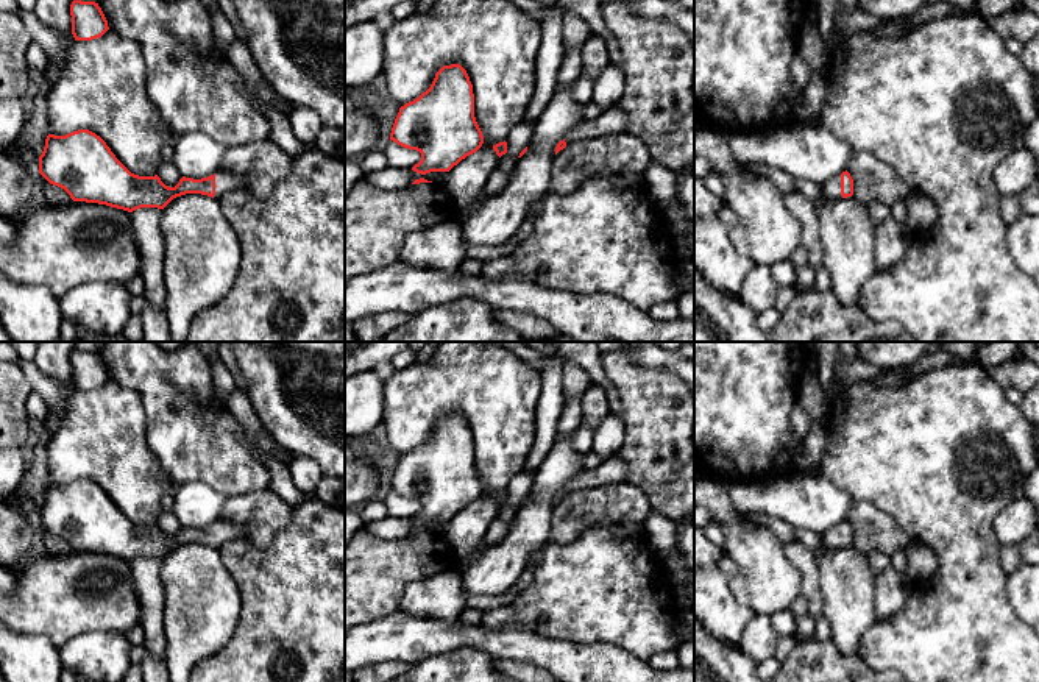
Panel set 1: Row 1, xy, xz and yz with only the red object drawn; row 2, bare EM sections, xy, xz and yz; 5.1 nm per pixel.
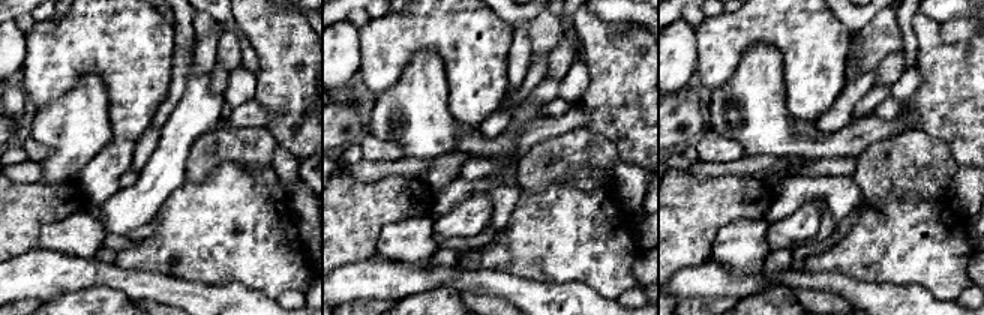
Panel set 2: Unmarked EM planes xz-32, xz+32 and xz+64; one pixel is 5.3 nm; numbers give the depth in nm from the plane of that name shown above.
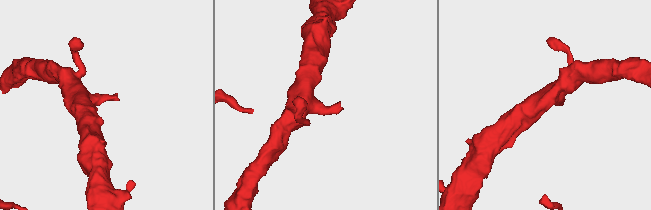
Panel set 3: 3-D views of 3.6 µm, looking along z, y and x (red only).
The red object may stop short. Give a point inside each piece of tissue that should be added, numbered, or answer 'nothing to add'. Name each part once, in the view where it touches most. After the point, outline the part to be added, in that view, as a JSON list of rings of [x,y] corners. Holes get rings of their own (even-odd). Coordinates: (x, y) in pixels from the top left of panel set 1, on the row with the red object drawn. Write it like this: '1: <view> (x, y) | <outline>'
1: xy (225, 181) | [[[218,170],[215,173],[215,195],[214,198],[218,200],[222,195],[243,189],[245,187],[245,179],[232,172],[226,170]]]

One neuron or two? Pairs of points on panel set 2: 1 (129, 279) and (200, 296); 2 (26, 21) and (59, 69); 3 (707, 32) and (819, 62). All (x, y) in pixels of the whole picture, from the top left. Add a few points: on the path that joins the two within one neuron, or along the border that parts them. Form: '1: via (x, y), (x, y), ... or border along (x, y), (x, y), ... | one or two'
1: via (147, 285), (182, 294) | one
2: border along (36, 21), (26, 32) | two
3: via (735, 32), (791, 33) | one

